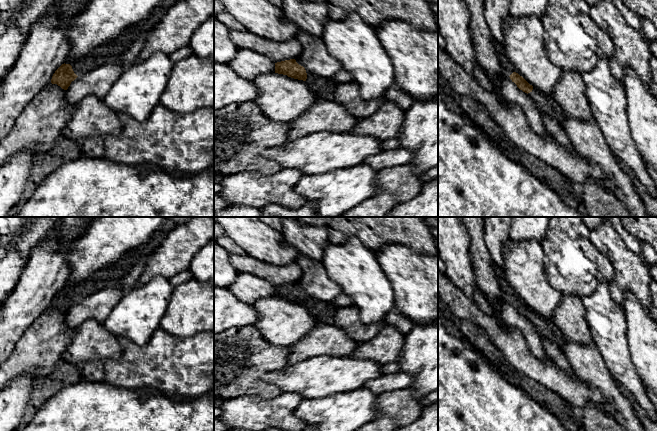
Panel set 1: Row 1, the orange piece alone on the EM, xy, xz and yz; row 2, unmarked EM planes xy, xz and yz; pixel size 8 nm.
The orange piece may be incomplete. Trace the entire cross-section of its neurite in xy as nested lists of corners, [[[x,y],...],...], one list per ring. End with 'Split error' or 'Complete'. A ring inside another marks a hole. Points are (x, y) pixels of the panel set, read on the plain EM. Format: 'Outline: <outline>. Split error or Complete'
Outline: [[[62,288],[53,298],[51,307],[57,308],[62,313],[67,314],[71,306],[78,300],[74,297],[70,288]]]. Complete

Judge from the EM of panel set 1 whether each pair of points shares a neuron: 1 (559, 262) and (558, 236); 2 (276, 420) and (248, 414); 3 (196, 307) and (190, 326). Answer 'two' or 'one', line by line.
1: one
2: one
3: one

